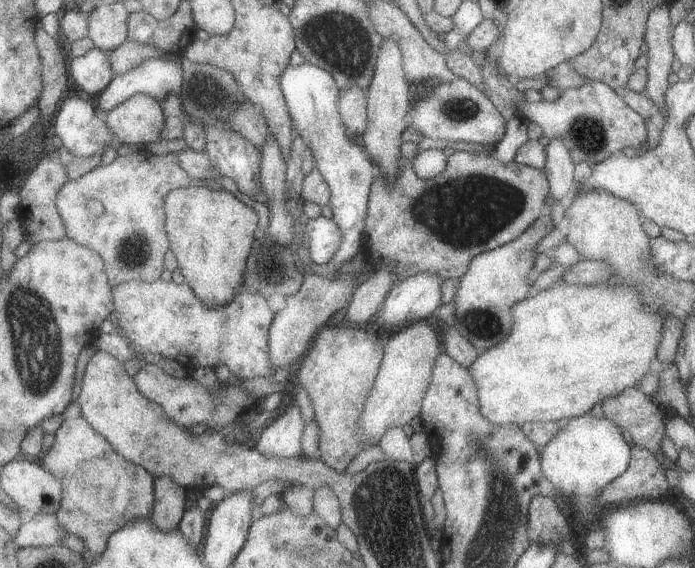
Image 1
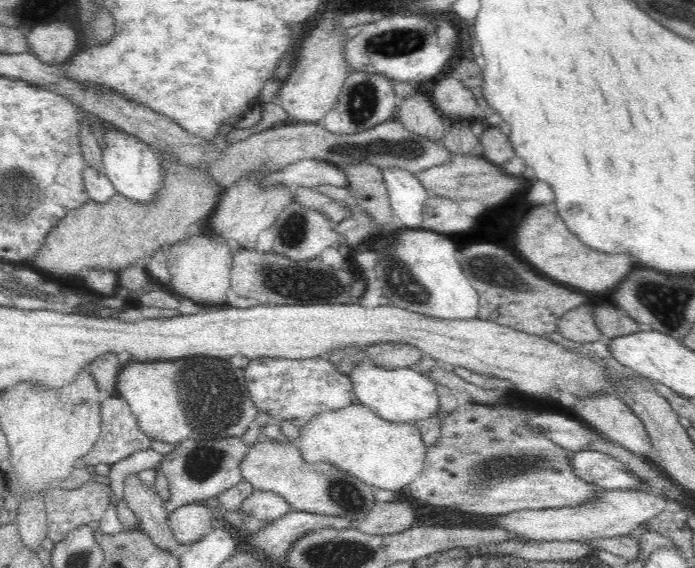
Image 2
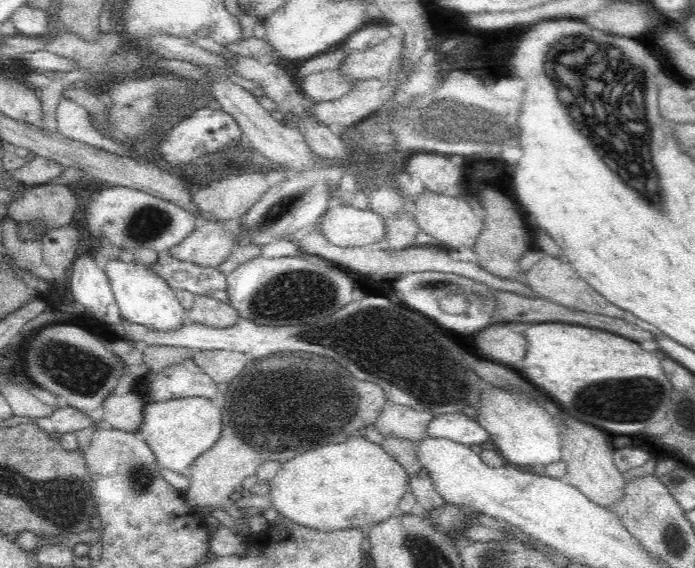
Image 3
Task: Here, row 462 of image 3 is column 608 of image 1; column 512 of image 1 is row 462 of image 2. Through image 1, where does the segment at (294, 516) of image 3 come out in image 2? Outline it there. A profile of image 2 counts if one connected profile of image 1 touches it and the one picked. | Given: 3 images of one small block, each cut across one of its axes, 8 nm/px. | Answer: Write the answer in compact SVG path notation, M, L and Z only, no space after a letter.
M348 404L346 408L312 416L312 420L300 430L298 450L308 464L328 462L372 488L394 492L400 492L422 474L428 454L416 424L382 420L364 404Z

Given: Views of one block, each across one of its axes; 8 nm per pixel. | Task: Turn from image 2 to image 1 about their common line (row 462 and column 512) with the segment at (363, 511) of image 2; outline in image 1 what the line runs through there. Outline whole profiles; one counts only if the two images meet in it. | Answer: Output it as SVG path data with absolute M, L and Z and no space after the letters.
M551 214L539 216L521 236L511 240L509 244L503 244L491 252L483 252L475 256L469 262L467 272L459 278L459 286L455 288L455 328L461 332L461 336L471 342L479 354L491 350L493 346L499 346L513 328L513 316L511 308L525 298L529 298L533 290L533 282L529 280L529 274L535 264L535 244L541 242L549 232L551 226Z

